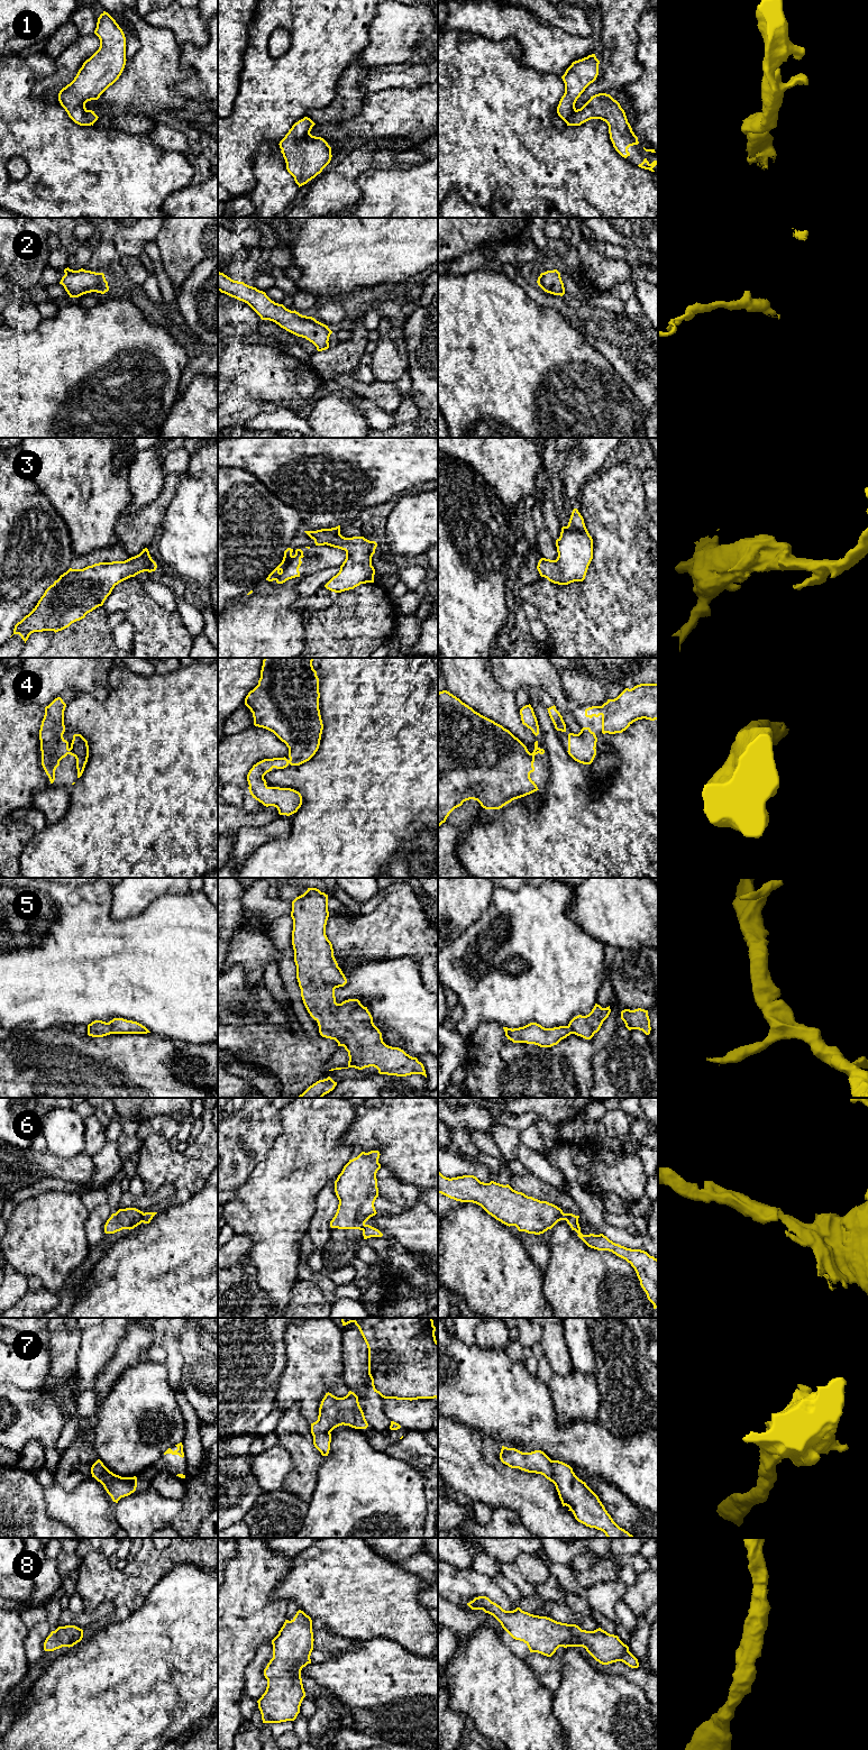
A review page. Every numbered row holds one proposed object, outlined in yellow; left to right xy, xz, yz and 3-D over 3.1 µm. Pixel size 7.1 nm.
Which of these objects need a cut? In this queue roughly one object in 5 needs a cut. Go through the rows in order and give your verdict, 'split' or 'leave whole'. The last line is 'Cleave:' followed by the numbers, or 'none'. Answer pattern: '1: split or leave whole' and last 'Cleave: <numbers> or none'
1: leave whole
2: leave whole
3: leave whole
4: leave whole
5: leave whole
6: split
7: leave whole
8: leave whole
Cleave: 6

